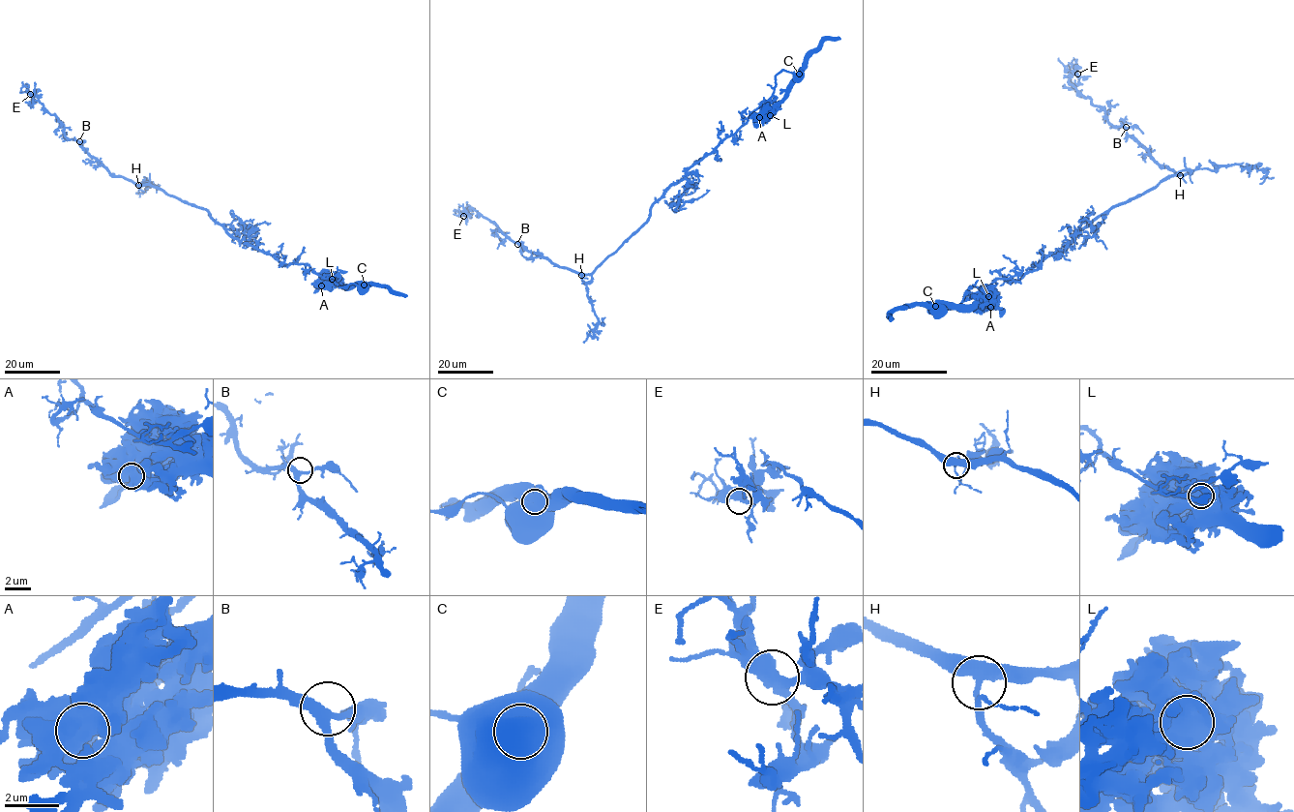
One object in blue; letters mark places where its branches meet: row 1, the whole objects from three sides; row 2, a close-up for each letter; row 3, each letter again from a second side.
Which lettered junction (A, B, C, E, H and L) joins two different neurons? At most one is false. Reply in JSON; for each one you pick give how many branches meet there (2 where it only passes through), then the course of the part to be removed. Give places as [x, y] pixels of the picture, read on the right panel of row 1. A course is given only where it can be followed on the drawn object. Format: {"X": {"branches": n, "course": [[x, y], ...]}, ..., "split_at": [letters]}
{"C": {"branches": 2, "course": [[935, 305], [1018, 282], [1179, 173], [1109, 122], [1069, 82], [1076, 75], [1062, 86]]}, "split_at": ["C"]}

